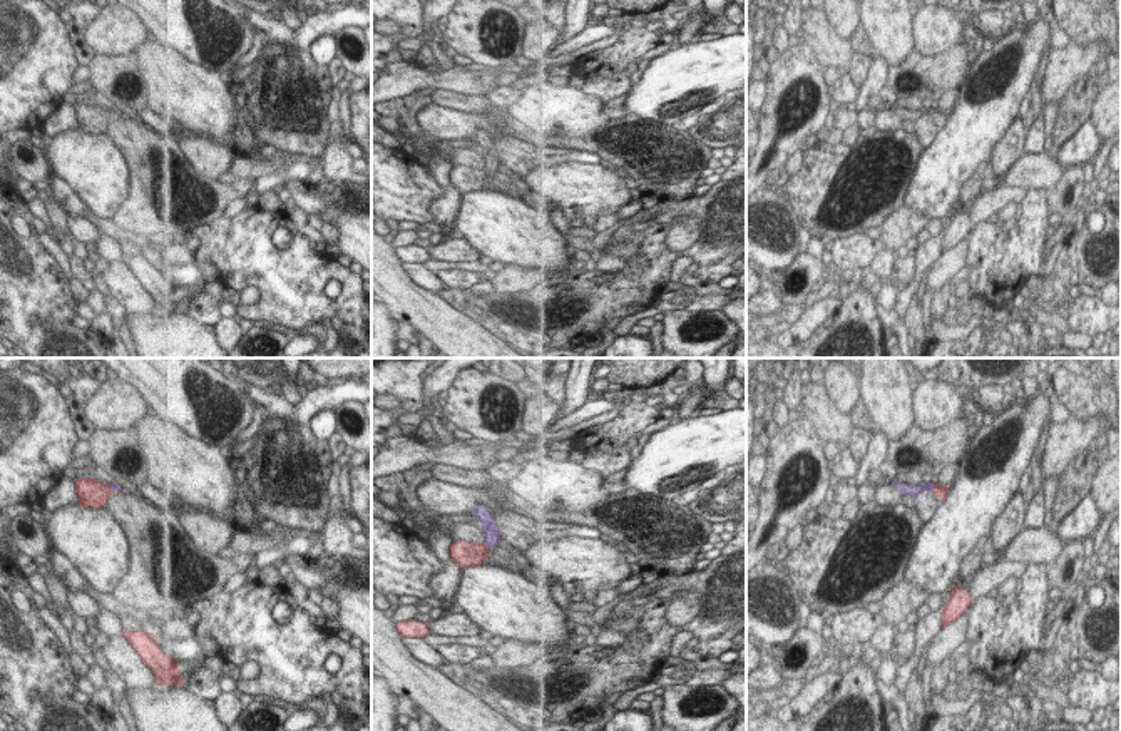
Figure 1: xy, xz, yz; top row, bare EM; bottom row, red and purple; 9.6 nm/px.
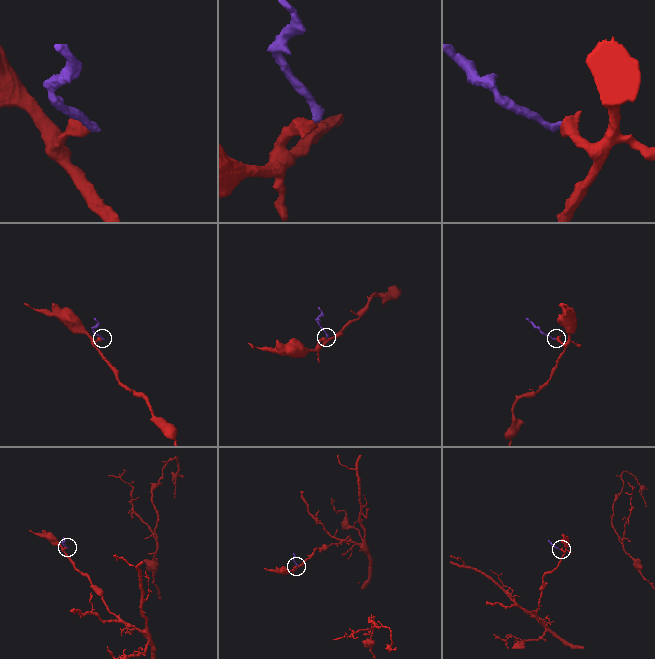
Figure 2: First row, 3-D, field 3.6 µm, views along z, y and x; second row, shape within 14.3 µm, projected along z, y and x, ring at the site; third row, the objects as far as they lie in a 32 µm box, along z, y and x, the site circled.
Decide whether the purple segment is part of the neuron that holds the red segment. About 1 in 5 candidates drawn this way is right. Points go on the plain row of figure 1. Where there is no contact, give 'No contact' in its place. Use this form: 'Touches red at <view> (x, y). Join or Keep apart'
Touches red at xz (486, 171). Join.

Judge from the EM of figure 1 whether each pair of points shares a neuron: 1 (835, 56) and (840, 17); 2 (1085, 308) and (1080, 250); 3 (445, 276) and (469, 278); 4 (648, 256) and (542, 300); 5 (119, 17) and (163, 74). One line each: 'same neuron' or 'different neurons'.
1: different neurons
2: different neurons
3: same neuron
4: same neuron
5: different neurons

